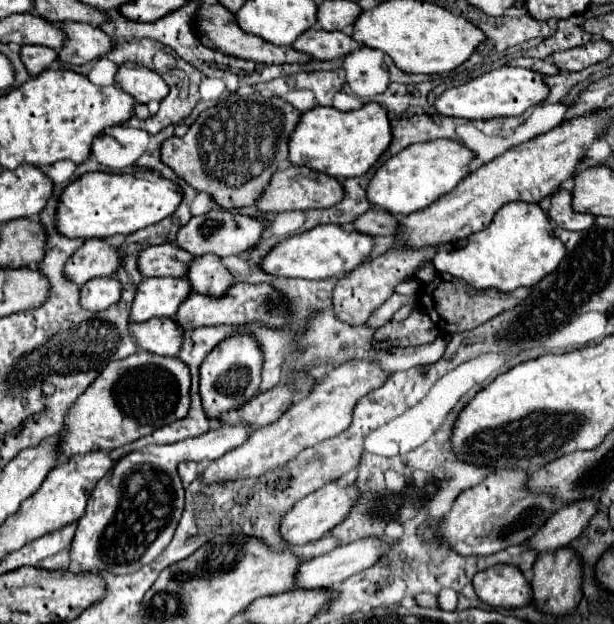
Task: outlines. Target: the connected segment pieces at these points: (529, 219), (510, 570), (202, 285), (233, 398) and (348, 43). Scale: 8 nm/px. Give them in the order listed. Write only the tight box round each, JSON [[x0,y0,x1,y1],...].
[[433,202,565,292],[473,564,531,608],[187,254,233,296],[199,334,263,420],[293,28,363,60]]

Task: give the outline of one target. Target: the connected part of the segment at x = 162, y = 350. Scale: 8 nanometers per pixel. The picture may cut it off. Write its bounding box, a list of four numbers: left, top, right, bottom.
[129,318,183,356]

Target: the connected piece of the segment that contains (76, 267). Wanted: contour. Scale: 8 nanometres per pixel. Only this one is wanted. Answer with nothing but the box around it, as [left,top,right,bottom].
[65,240,121,286]

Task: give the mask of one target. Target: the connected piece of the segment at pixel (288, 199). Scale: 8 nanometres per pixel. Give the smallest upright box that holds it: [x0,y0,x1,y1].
[257,166,343,214]

